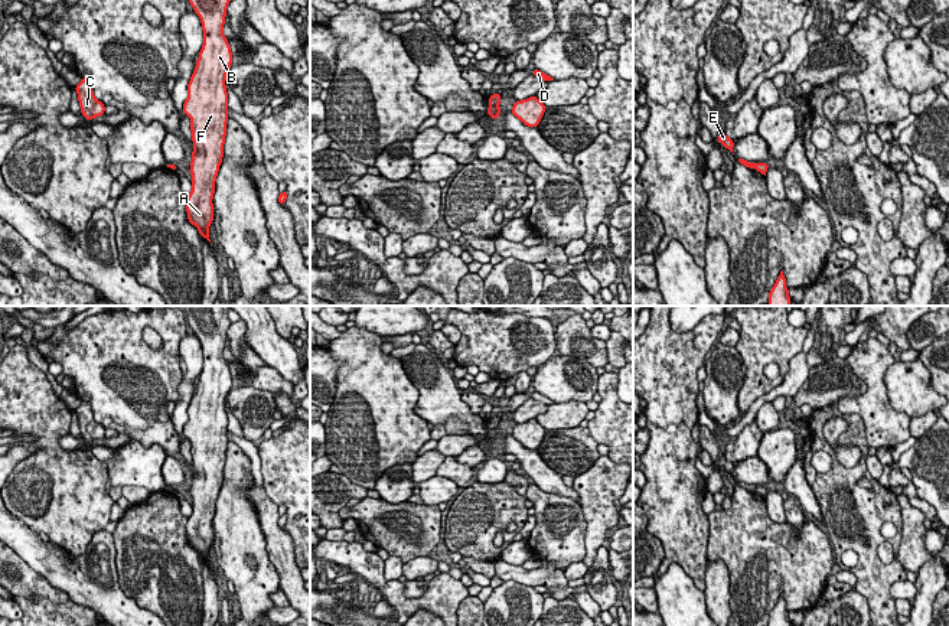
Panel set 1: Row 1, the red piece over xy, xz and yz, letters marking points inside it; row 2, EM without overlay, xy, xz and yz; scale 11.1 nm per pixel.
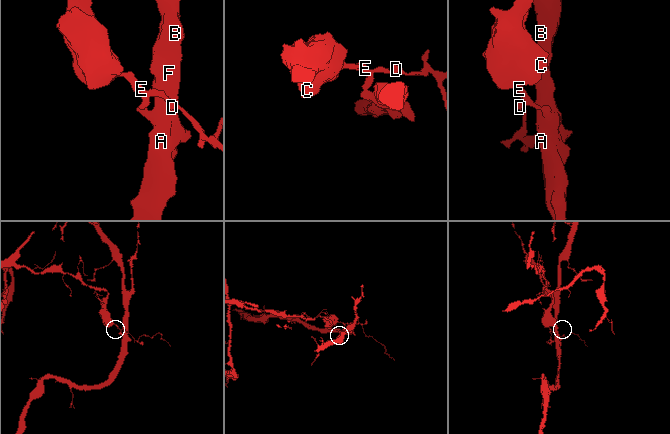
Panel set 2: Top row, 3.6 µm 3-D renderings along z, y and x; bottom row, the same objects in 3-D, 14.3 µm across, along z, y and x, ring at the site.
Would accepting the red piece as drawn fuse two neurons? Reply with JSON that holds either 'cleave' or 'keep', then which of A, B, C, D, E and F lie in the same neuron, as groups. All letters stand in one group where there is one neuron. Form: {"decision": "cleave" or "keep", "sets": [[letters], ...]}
{"decision": "cleave", "sets": [["A", "B", "F"], ["C", "D", "E"]]}

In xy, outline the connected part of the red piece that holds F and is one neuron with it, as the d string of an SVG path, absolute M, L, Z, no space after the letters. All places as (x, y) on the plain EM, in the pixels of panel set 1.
M182 306L186 320L199 339L203 368L187 407L183 437L190 441L193 476L190 485L192 515L187 518L187 544L209 565L213 545L213 516L228 446L226 397L232 387L224 348L231 320L229 306Z

